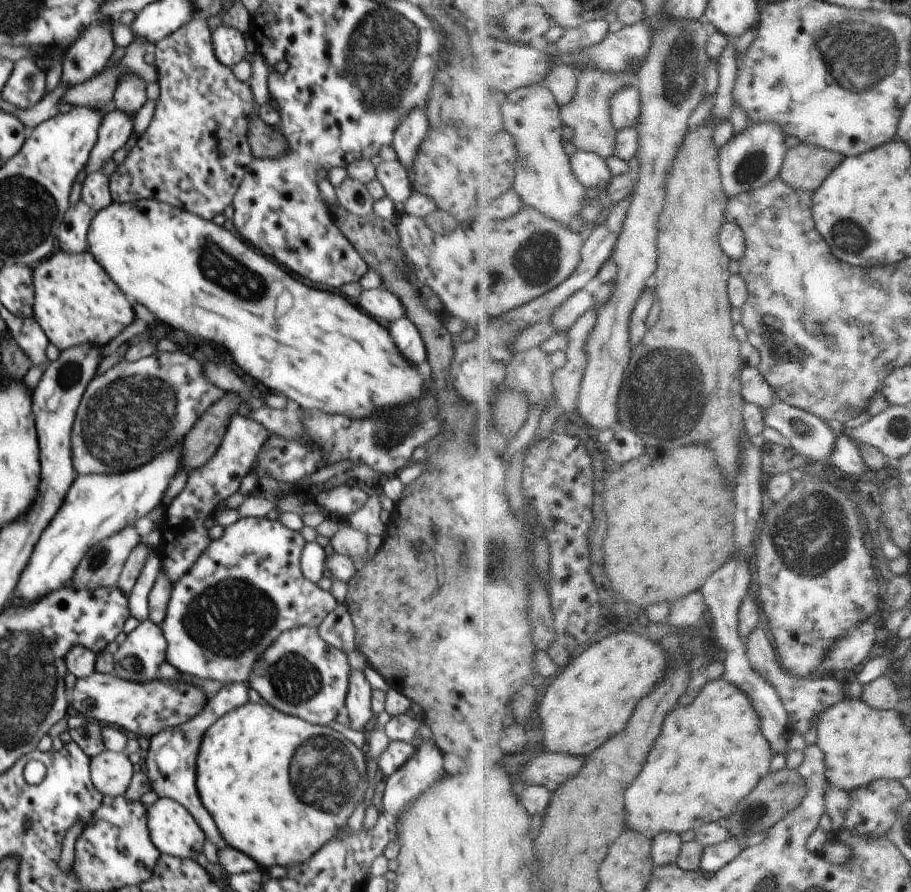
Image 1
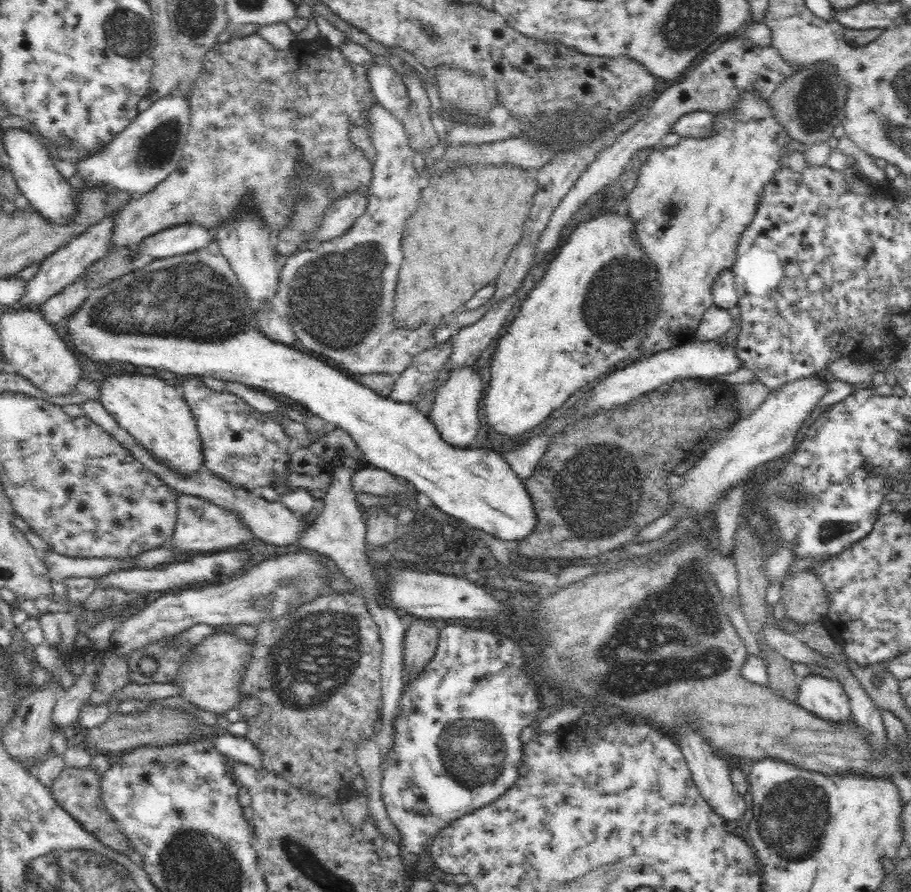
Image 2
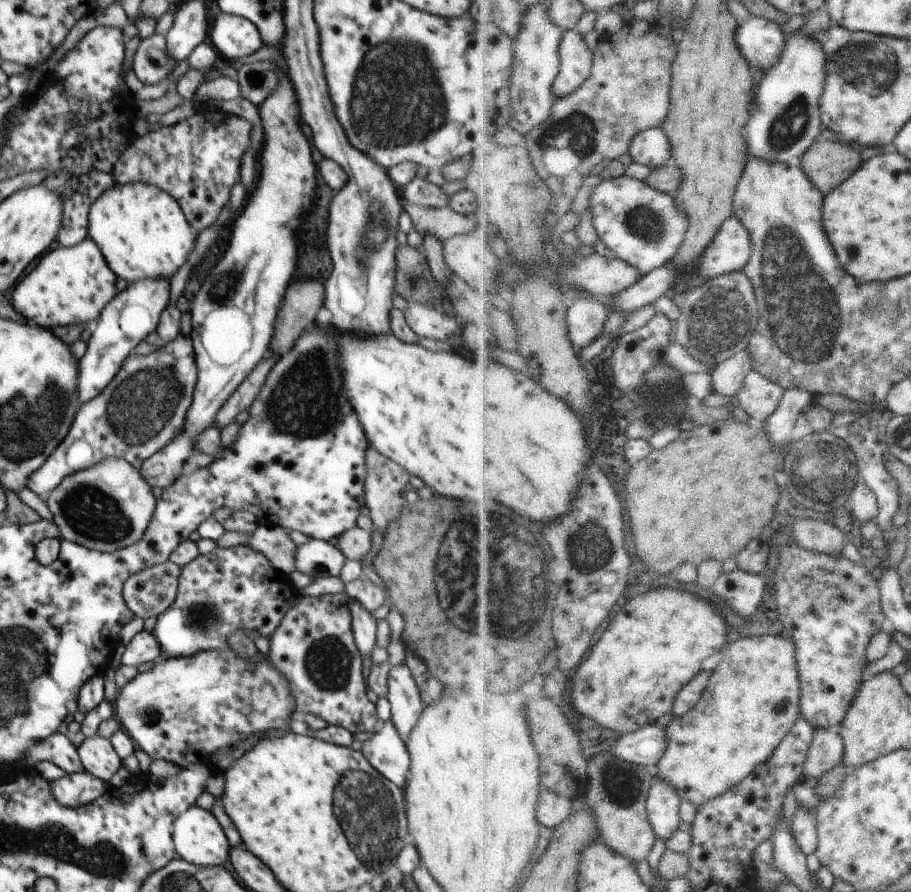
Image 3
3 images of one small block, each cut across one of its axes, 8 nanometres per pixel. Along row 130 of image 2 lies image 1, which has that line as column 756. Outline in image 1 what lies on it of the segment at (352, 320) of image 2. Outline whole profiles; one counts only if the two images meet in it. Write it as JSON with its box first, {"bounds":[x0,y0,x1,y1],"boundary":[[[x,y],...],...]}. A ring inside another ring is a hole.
{"bounds":[742,360,778,412],"boundary":[[[756,360],[748,362],[744,369],[742,382],[746,402],[756,403],[768,412],[778,402],[777,392],[762,374]]]}

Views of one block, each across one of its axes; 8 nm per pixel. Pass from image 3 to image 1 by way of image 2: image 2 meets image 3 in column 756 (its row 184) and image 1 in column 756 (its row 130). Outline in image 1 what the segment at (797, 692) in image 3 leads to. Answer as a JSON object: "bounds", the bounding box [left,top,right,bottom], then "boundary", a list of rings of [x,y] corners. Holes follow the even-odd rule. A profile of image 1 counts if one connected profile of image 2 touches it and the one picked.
{"bounds":[630,677,775,839],"boundary":[[[725,677],[711,682],[700,693],[694,706],[680,708],[666,720],[662,742],[654,748],[646,774],[642,774],[642,778],[634,784],[634,790],[630,790],[630,828],[654,839],[664,831],[698,832],[703,826],[718,823],[722,818],[730,819],[769,776],[775,754],[771,740],[765,735],[761,714],[750,694]]]}

